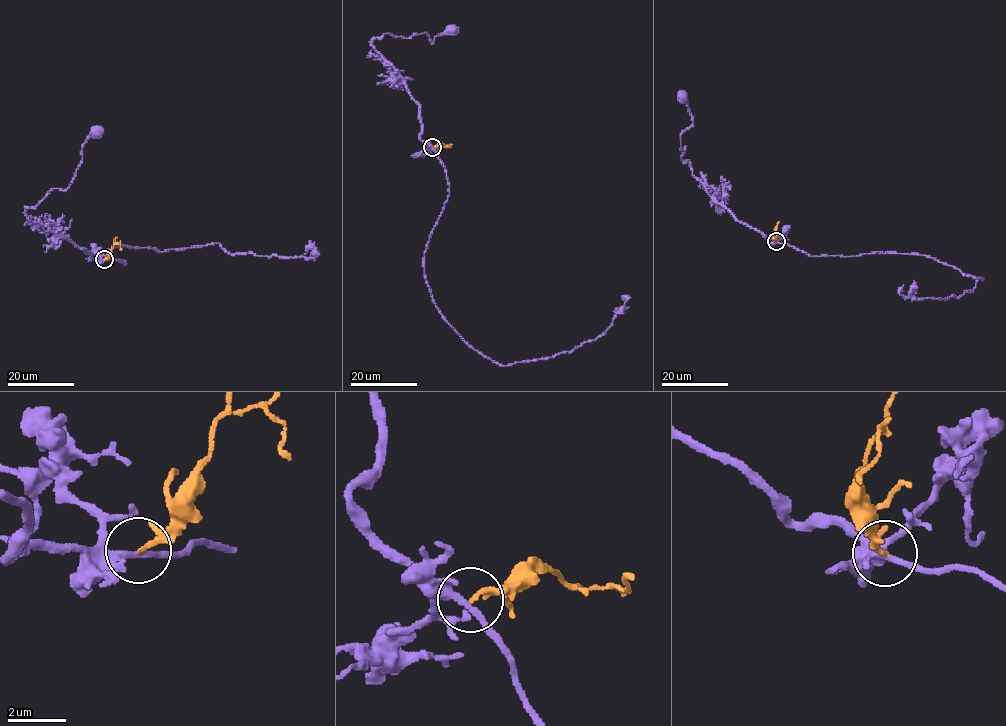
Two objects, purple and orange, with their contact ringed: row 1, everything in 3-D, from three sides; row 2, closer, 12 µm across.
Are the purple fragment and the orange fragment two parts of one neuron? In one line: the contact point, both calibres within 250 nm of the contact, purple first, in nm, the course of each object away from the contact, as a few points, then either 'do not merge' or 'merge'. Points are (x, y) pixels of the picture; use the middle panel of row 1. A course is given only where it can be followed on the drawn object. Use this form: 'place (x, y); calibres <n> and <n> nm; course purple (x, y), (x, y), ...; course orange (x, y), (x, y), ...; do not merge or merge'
place (432, 147); calibres 240 and 110 nm; course purple (432, 147), (419, 136), (420, 109), (404, 80), (371, 43), (384, 33), (425, 33), (433, 44), (452, 29); course orange (432, 147), (451, 145); do not merge

